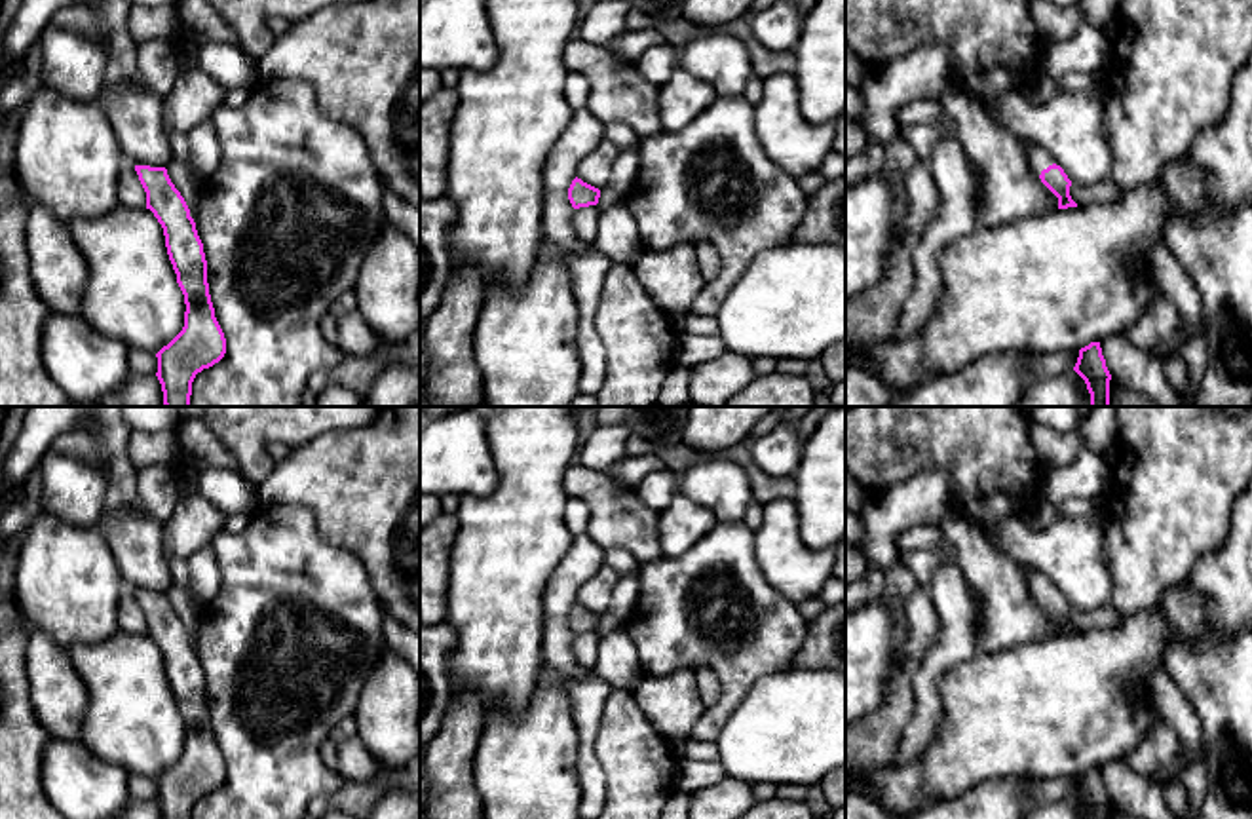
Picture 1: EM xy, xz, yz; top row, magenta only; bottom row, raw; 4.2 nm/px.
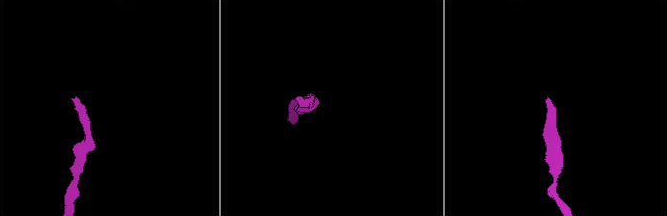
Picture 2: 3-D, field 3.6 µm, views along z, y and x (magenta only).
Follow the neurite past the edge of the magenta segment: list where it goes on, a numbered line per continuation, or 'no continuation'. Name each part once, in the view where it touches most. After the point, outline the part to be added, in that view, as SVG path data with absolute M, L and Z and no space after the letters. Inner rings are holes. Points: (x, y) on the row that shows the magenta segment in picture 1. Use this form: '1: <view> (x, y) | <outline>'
1: yz (1038, 156) | M1035 141L1026 143L1026 154L1028 154L1030 167L1034 169L1034 173L1037 177L1049 165L1053 165L1053 163L1058 165L1058 162L1049 154L1049 150L1043 144L1035 143Z

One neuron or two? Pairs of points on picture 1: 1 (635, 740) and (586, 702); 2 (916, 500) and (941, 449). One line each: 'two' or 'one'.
1: two
2: two

